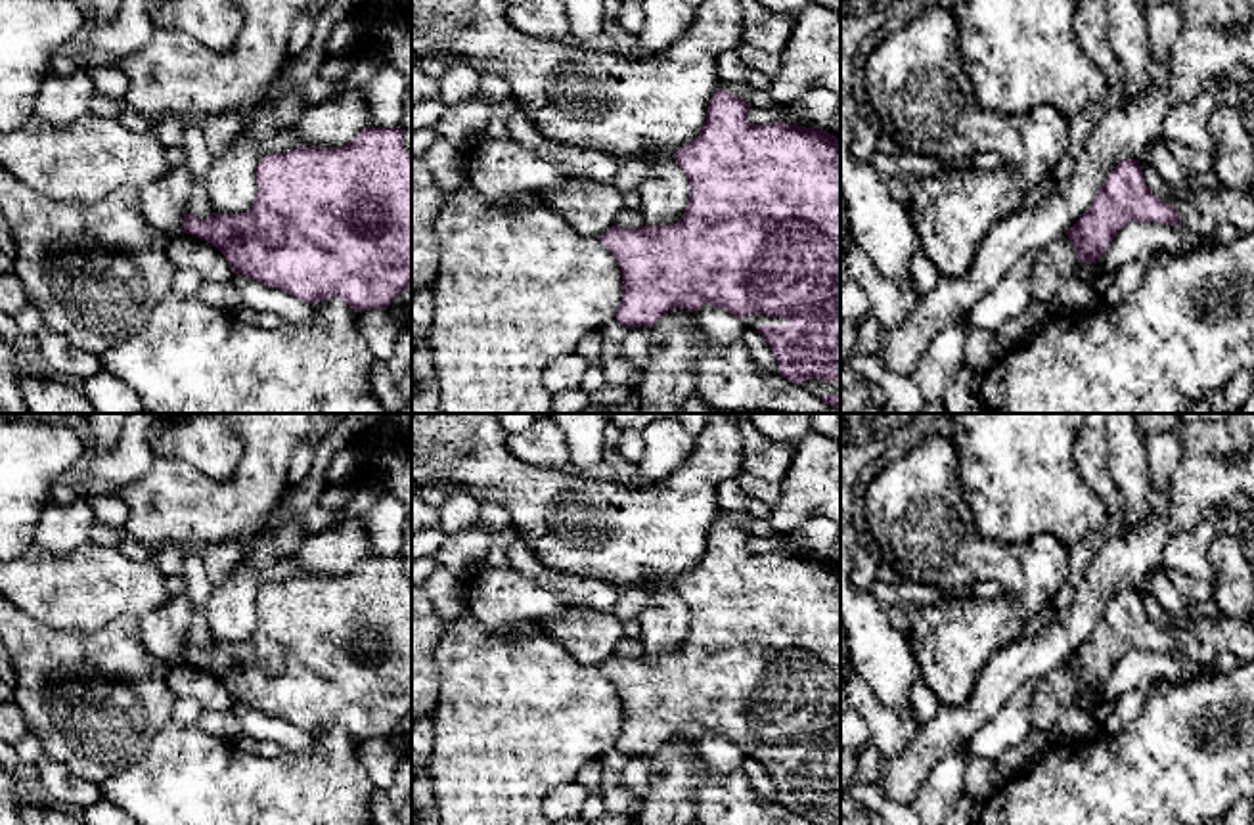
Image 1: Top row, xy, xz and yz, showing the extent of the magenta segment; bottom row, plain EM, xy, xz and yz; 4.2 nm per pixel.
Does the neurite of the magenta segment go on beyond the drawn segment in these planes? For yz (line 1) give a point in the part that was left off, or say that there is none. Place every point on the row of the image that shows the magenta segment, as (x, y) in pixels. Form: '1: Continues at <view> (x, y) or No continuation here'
1: No continuation here

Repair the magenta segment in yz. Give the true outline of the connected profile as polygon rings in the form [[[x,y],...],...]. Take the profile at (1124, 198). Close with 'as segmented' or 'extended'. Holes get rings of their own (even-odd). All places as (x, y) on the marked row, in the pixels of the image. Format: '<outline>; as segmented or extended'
[[[1126,159],[1107,178],[1091,207],[1066,232],[1078,262],[1097,264],[1114,235],[1130,222],[1181,226],[1172,205],[1147,188],[1137,159]]]; as segmented

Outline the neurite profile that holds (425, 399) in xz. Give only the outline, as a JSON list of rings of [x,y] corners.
[[[435,375],[417,383],[412,394],[412,413],[442,413],[440,389]]]

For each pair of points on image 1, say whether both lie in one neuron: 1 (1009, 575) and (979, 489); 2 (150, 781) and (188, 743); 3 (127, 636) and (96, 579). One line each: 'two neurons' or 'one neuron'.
1: two neurons
2: one neuron
3: two neurons

